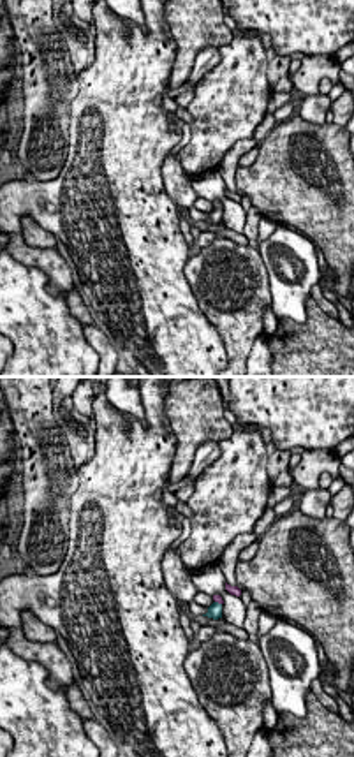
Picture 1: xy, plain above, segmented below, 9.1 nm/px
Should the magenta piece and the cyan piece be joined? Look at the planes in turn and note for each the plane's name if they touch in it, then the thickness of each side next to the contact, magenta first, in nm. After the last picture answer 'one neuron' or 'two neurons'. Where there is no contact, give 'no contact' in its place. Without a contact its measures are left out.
contact in xy; calibres 60 and 130 nm

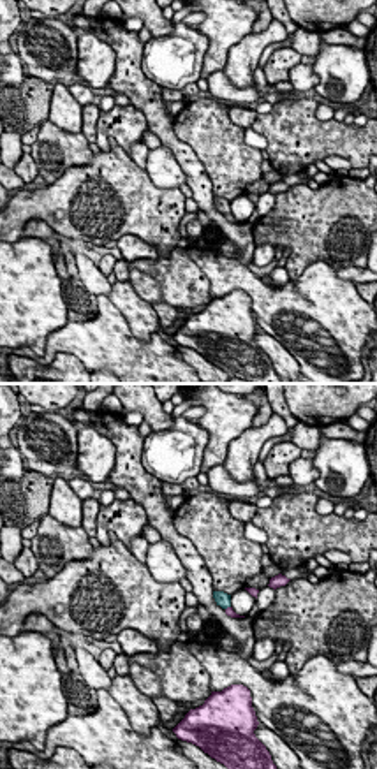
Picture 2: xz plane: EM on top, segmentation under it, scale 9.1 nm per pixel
contact in xz; calibres 70 and 130 nm

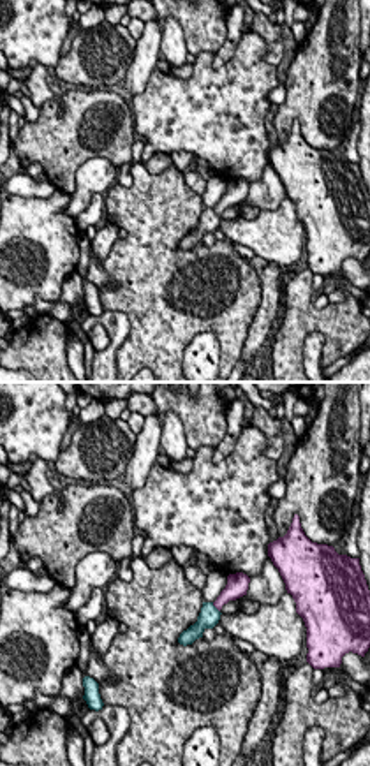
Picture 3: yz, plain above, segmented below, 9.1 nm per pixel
contact in yz; calibres 190 and 190 nm

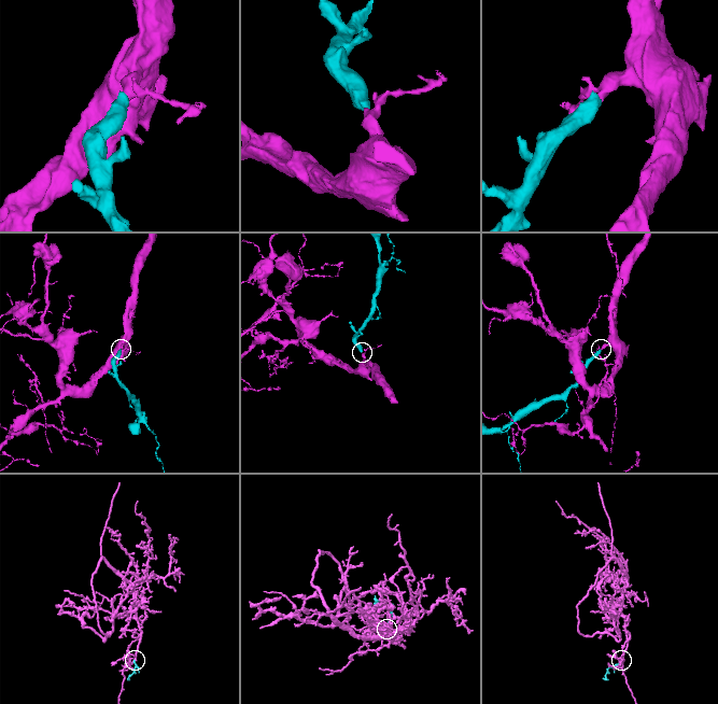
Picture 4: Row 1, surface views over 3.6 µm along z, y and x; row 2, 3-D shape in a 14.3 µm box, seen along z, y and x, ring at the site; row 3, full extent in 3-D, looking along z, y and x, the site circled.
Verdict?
one neuron

